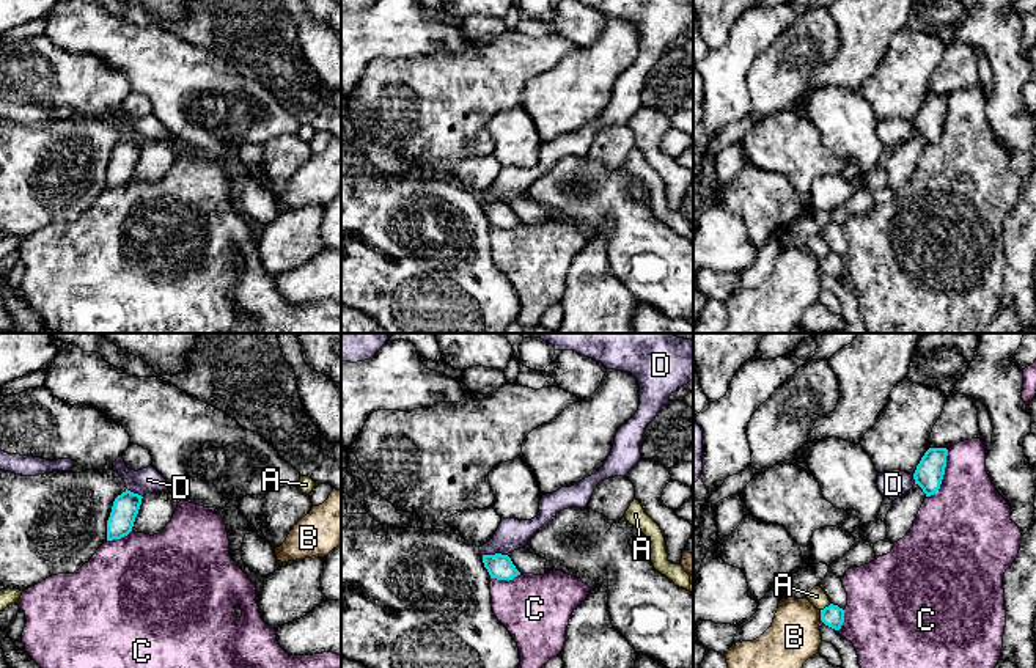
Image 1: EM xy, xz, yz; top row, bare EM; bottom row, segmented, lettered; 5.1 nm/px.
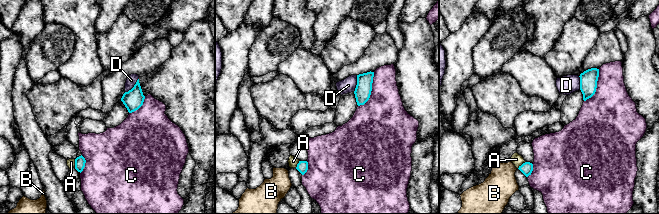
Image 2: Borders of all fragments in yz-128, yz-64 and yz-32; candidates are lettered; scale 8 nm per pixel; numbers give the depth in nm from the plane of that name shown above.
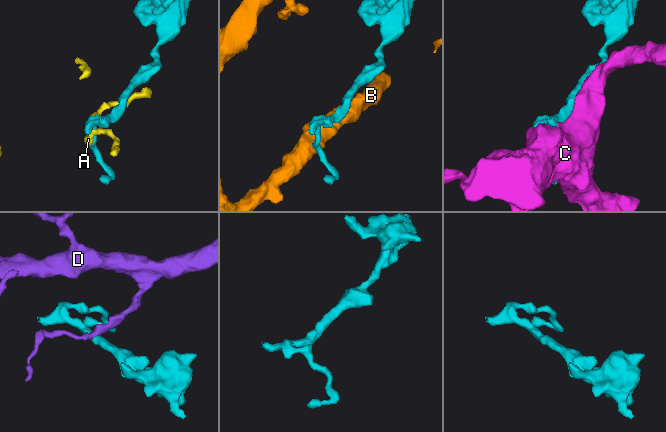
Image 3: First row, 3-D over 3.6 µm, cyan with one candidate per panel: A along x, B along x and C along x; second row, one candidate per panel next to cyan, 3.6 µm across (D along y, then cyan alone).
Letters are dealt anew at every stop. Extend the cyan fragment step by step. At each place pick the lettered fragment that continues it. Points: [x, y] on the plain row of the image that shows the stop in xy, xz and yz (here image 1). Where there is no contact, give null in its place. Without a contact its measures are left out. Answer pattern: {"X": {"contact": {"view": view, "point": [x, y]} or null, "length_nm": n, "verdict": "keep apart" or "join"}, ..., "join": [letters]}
{"A": {"contact": {"view": "yz", "point": [826, 255]}, "length_nm": 70, "verdict": "keep apart"}, "B": {"contact": {"view": "yz", "point": [821, 263]}, "length_nm": 60, "verdict": "keep apart"}, "C": {"contact": {"view": "yz", "point": [944, 121]}, "length_nm": 280, "verdict": "keep apart"}, "D": {"contact": {"view": "xz", "point": [495, 201]}, "length_nm": 130, "verdict": "keep apart"}, "join": []}

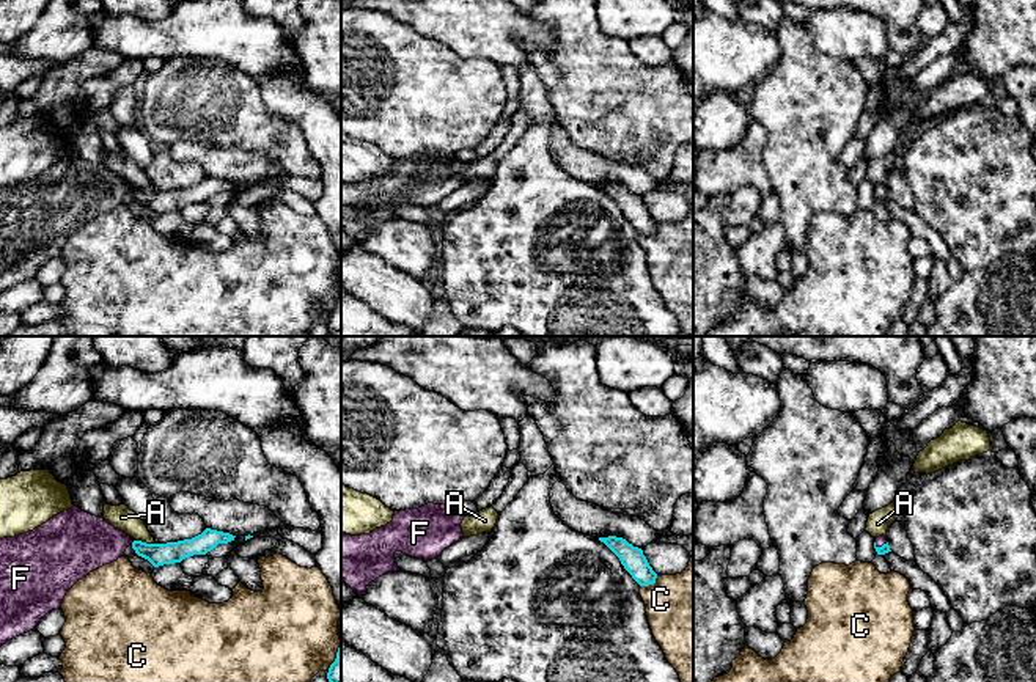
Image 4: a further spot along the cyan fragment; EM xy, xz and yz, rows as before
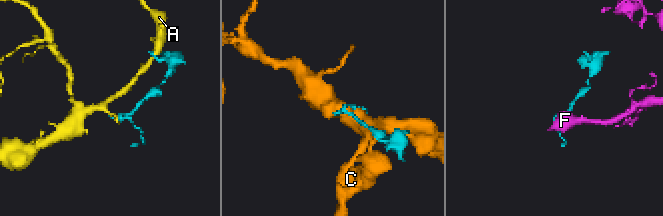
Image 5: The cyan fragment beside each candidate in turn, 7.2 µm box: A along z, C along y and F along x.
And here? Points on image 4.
{"A": {"contact": {"view": "xy", "point": [145, 190]}, "length_nm": 110, "verdict": "keep apart"}, "C": {"contact": {"view": "xz", "point": [650, 231]}, "length_nm": 110, "verdict": "keep apart"}, "F": {"contact": {"view": "xy", "point": [132, 190]}, "length_nm": 30, "verdict": "join"}, "join": ["F"]}

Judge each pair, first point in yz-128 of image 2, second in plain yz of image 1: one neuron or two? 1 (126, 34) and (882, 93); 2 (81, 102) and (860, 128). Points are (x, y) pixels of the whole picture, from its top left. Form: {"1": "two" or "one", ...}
{"1": "one", "2": "two"}

